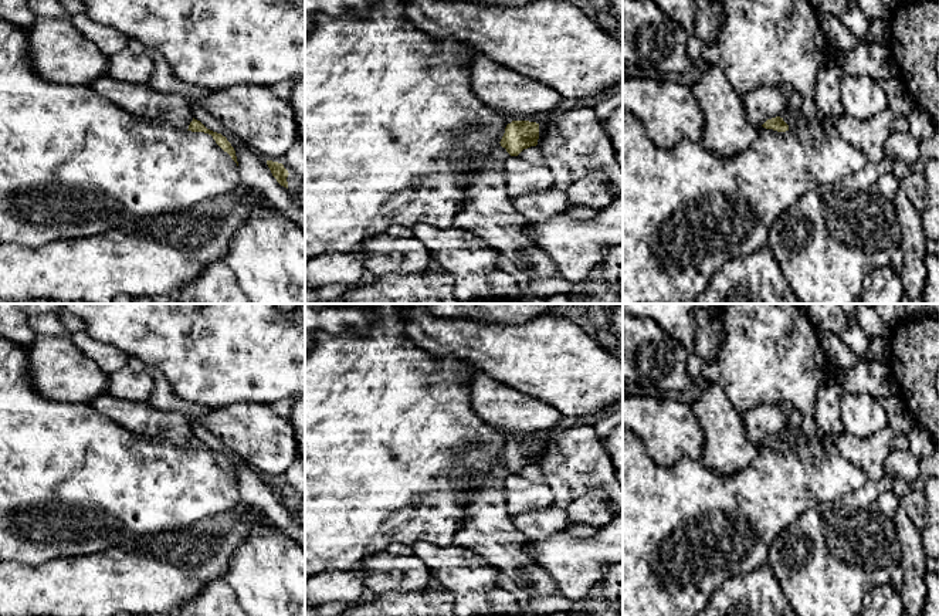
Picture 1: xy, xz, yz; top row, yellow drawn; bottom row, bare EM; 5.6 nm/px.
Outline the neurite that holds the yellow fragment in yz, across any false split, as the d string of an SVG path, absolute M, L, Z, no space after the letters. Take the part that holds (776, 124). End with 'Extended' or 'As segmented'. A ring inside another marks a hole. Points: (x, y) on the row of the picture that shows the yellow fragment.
M787 102L780 116L767 119L762 126L777 132L786 132L789 129L794 129L799 116L800 116L800 109L794 111Z. Extended

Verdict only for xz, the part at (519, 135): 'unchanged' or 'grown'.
grown

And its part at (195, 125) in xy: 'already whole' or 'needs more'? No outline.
needs more

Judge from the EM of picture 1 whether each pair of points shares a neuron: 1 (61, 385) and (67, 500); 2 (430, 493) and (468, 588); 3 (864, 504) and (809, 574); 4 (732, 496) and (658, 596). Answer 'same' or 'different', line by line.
1: different
2: different
3: same
4: same

